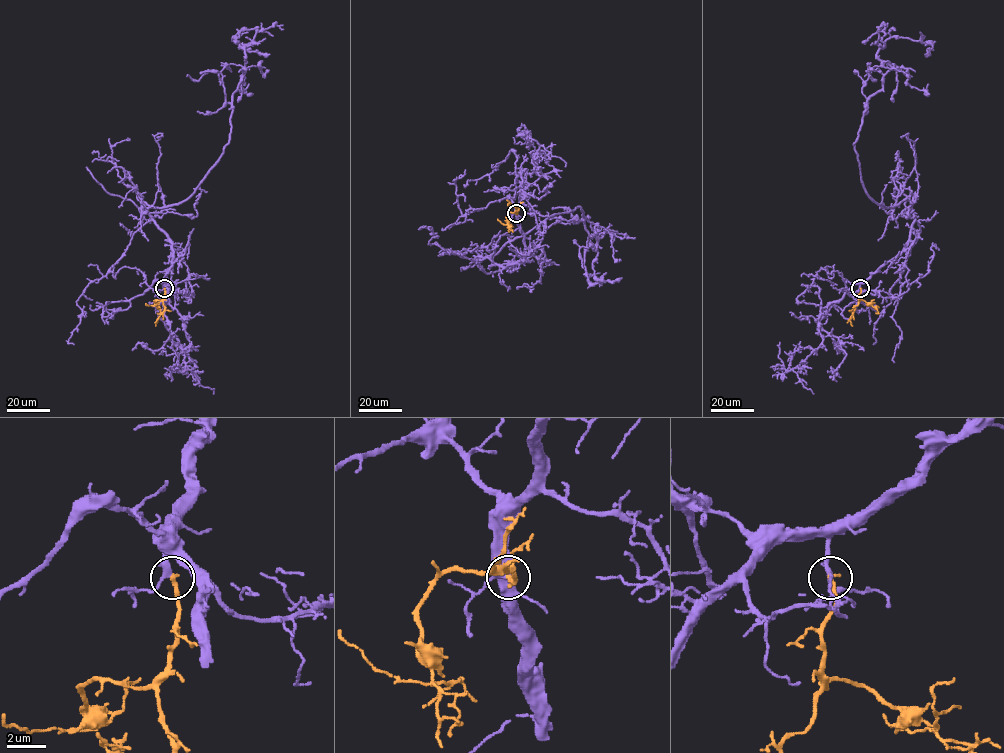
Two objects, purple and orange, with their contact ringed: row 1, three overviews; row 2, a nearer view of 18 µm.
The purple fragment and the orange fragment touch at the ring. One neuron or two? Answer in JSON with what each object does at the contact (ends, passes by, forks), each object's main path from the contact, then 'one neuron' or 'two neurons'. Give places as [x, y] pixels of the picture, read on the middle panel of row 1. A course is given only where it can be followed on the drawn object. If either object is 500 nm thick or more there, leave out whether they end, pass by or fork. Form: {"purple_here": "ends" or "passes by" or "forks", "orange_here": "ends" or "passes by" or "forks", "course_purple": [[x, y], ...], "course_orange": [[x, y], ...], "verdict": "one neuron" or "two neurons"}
{"purple_here": "passes by", "orange_here": "ends", "course_purple": [[516, 213], [524, 258], [489, 266], [507, 243], [579, 207], [596, 245], [598, 229], [590, 283], [622, 277]], "course_orange": [[516, 213], [510, 212], [506, 217], [508, 228], [512, 231], [509, 229]], "verdict": "one neuron"}

